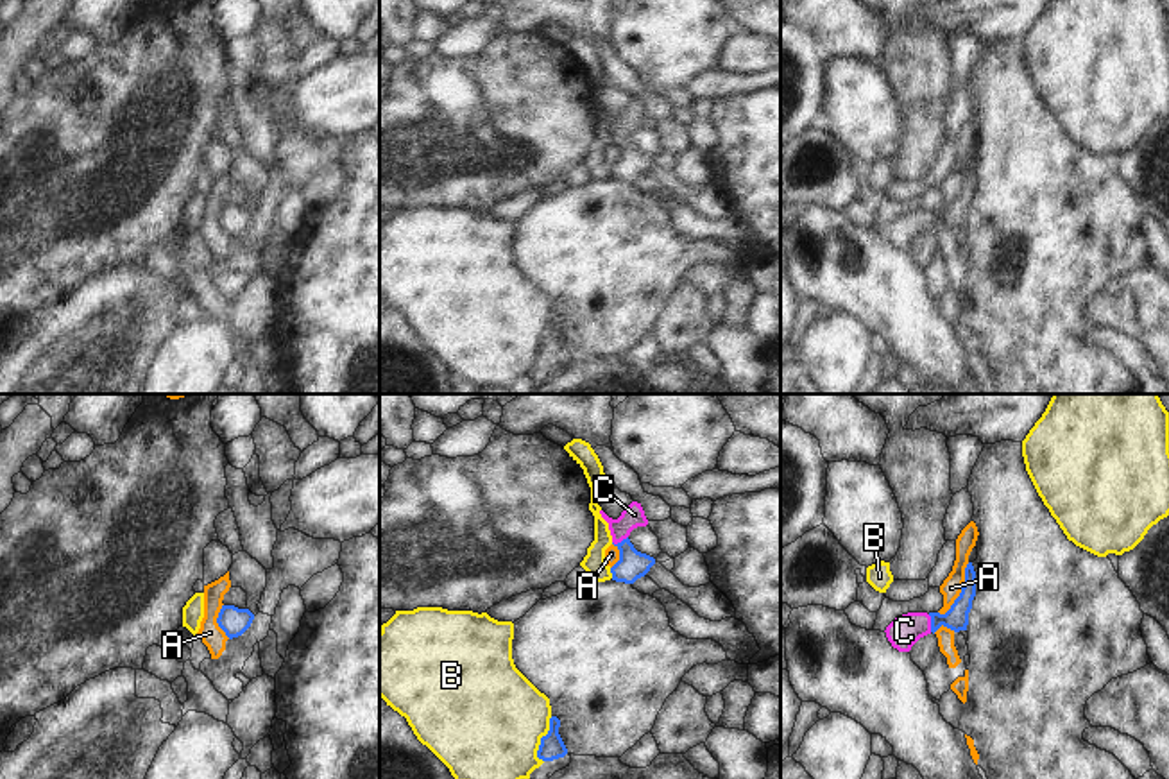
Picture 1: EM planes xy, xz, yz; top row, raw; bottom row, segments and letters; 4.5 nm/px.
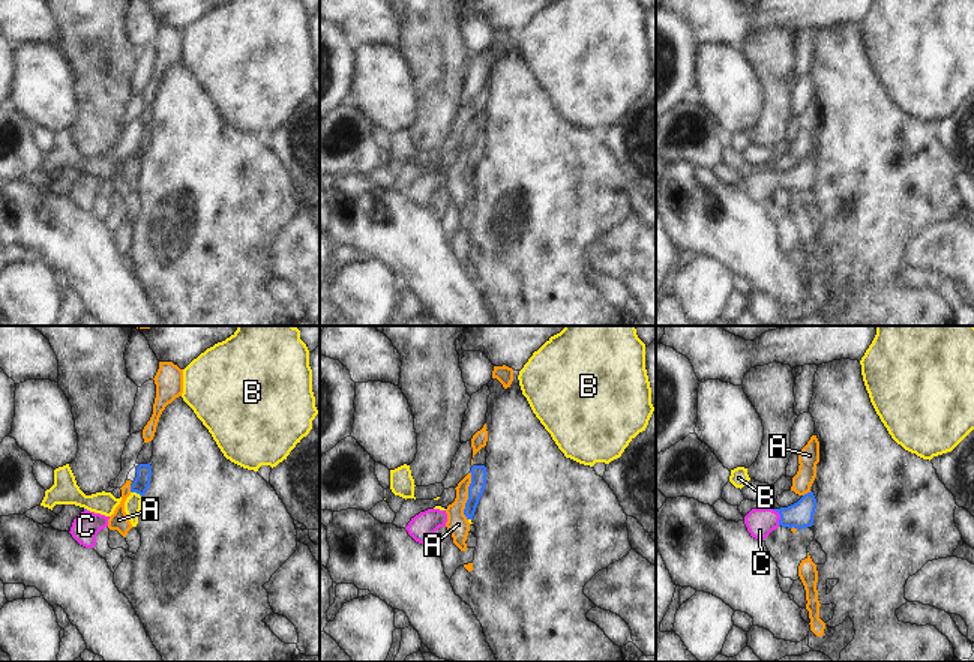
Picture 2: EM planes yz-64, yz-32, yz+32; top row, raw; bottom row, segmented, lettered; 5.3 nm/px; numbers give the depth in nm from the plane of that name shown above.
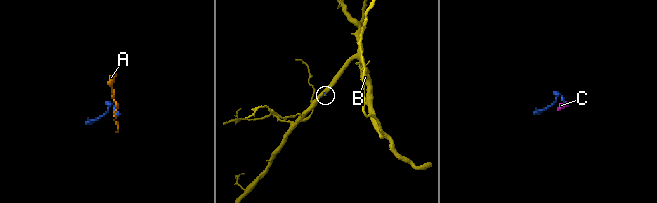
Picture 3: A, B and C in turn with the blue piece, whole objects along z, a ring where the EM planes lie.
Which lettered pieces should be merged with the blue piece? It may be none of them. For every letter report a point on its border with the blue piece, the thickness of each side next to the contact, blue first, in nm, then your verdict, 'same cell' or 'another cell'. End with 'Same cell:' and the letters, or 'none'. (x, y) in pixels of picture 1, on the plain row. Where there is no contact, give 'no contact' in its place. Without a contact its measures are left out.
A: yz (962, 188) | 110/90 nm | another cell
B: xz (541, 339) | 110/500 nm | another cell
C: yz (931, 222) | 110/150 nm | same cell
Same cell: C

